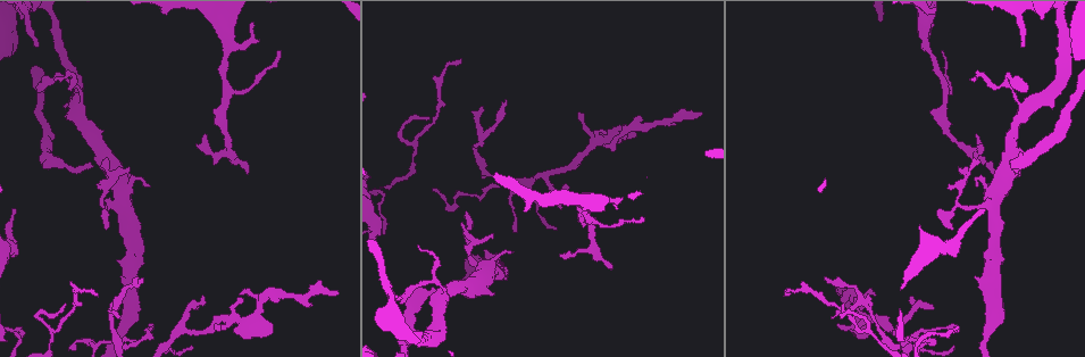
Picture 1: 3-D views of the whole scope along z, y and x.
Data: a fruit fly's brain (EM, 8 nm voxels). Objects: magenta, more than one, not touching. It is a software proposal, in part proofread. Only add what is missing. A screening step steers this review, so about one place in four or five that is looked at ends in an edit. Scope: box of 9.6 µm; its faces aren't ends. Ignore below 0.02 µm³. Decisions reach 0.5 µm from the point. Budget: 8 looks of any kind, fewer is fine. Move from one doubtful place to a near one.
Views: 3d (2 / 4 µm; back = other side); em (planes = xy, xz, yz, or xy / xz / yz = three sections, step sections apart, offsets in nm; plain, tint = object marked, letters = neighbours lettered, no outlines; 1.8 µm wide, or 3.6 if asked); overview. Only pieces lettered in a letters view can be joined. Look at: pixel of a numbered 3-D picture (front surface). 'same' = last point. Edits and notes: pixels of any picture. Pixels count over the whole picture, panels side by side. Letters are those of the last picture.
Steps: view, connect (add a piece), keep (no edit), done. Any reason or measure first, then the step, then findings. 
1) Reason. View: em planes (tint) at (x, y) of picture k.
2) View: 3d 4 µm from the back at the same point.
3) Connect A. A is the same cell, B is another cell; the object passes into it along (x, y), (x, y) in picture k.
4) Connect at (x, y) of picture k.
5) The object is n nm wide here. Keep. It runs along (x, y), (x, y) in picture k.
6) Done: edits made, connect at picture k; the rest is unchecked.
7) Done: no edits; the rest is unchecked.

Free end. View: em planes (letters) at (992, 173) of picture 1.

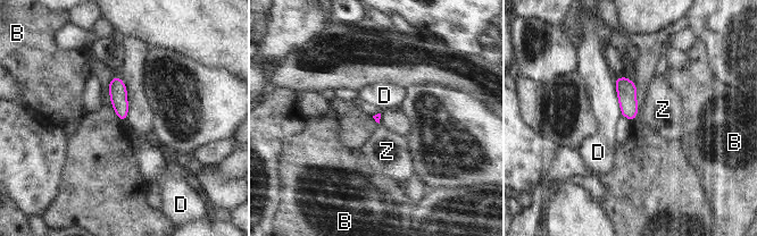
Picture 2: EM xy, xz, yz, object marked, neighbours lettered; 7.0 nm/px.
Connect Z. Z is the same cell, B and D are other cells; the object passes into it along (626, 90), (637, 112), (663, 109) in picture 2; the cell continues.

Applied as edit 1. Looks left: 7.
See it whole again. View: overview.

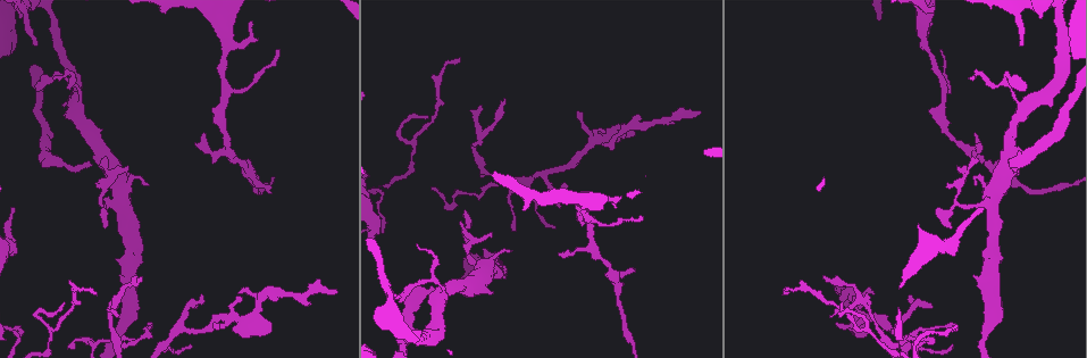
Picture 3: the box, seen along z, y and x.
Branch stops here. View: em planes (tint) at (976, 183) of picture 3.

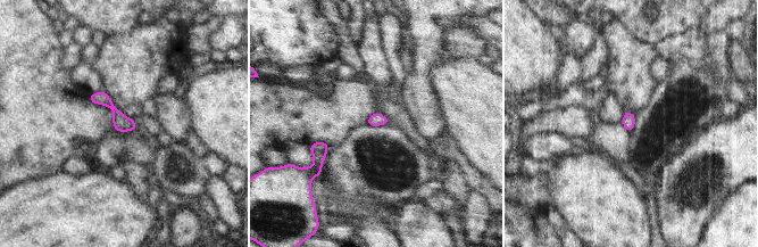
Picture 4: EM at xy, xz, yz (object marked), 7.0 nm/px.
What lies round it. View: em planes (letters) at the same point.

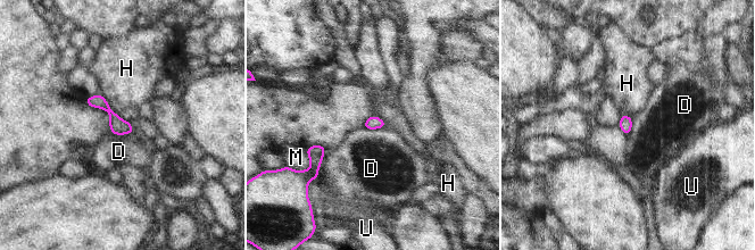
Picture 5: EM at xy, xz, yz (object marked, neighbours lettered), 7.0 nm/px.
Keep. D, H, M and U are other cells; a border runs along (134, 128), (130, 133), (114, 135) in picture 5; none of them fits.

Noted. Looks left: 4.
Free end. View: 3d 2 µm at (116, 315) of picture 3.

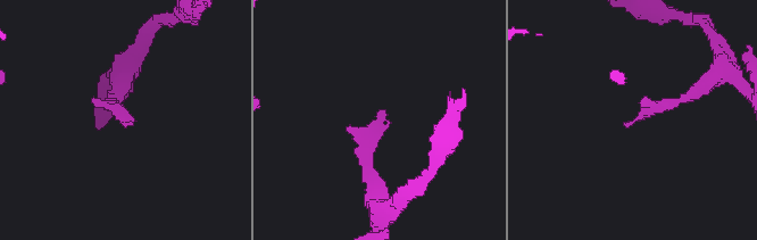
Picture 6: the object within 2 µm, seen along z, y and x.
View: em xy step 8 (letters) at (127, 122) of picture 6.

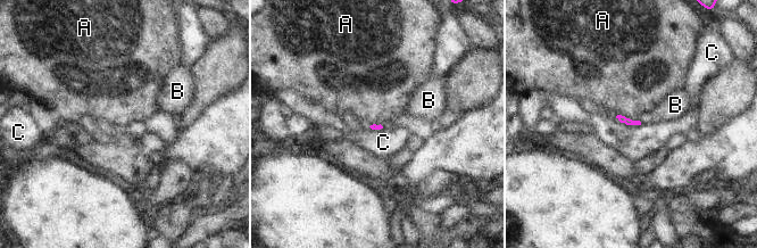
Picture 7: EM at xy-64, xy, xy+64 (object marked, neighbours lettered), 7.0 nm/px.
Cut it another way. View: em planes (letters) at the same point.

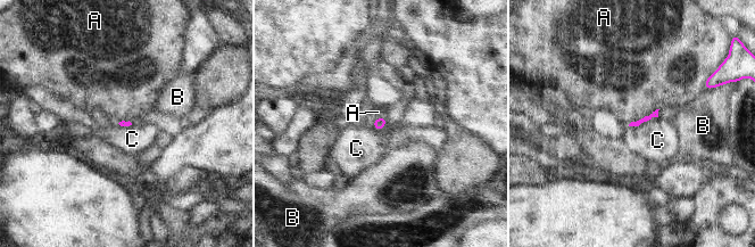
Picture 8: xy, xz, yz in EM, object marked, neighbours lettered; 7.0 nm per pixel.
Keep. A, B and C are other cells; a border runs along (658, 108), (628, 124) in picture 8; none of them fits.

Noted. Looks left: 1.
Done: edits made, connect at picture 2; the rest is unchecked.

